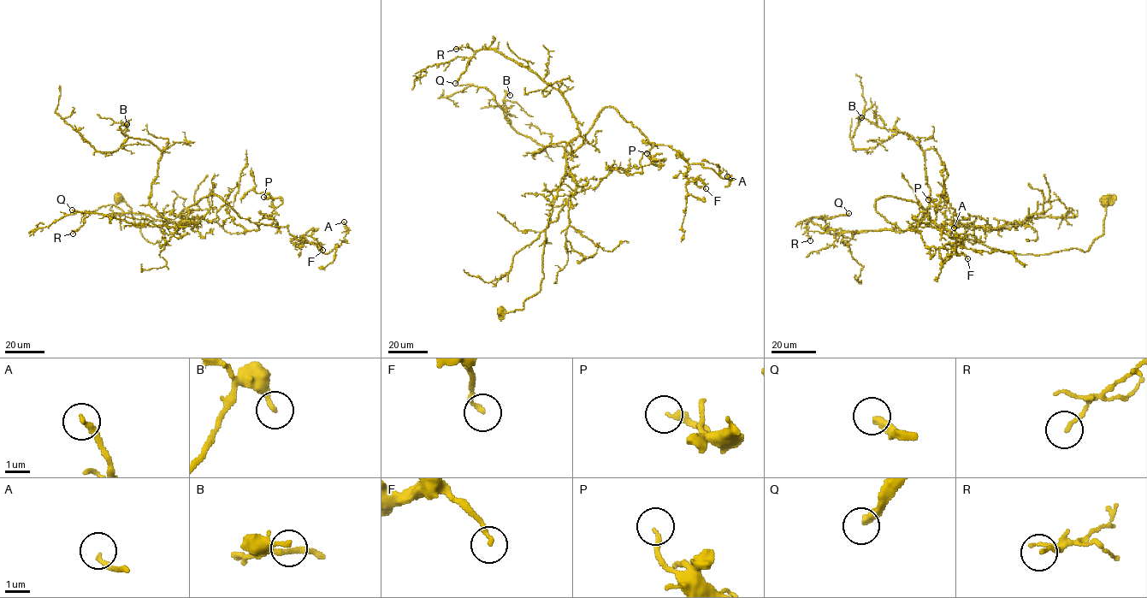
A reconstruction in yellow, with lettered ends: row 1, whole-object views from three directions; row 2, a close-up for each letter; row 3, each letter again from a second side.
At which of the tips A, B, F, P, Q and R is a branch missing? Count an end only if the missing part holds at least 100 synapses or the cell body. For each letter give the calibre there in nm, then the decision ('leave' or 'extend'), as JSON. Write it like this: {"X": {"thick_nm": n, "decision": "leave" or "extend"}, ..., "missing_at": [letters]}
{"A": {"thick_nm": 200, "decision": "leave"}, "B": {"thick_nm": 220, "decision": "leave"}, "F": {"thick_nm": 180, "decision": "leave"}, "P": {"thick_nm": 200, "decision": "leave"}, "Q": {"thick_nm": 320, "decision": "extend"}, "R": {"thick_nm": 150, "decision": "leave"}, "missing_at": ["Q"]}

